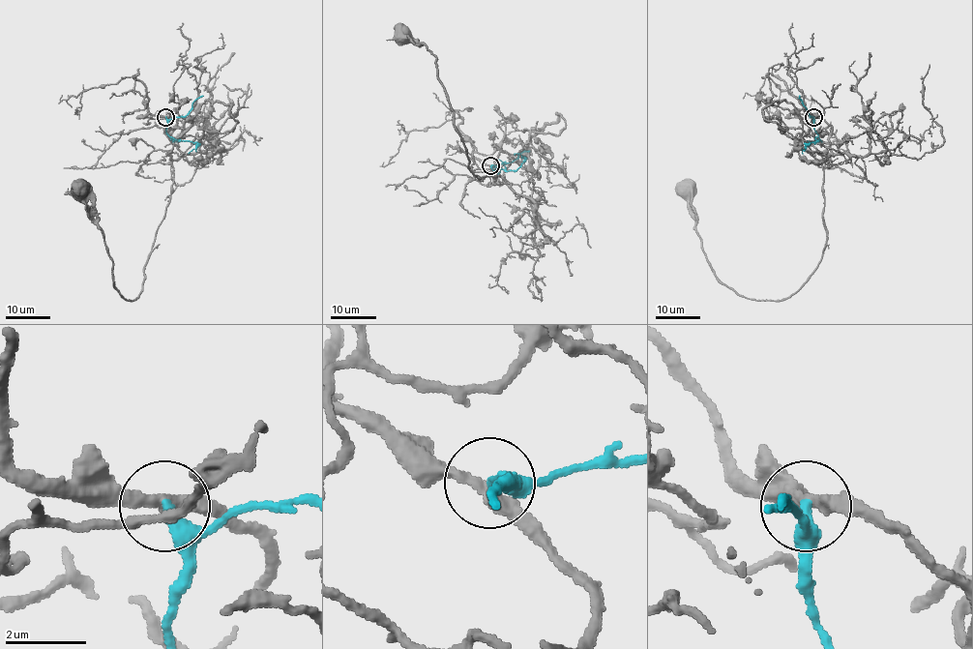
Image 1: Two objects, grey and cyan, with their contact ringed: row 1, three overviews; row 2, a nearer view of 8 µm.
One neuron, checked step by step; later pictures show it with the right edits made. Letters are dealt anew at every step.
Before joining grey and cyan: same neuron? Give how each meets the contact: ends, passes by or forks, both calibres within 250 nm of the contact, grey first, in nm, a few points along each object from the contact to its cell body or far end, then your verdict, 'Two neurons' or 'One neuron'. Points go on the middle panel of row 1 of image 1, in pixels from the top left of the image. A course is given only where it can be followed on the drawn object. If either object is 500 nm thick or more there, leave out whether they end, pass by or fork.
At the ring grey passes by. At the ring cyan passes by. Thickness 300 nm (grey) against 280 nm. Course of grey: (490, 165), (502, 179), (495, 182), (506, 184), (497, 174), (480, 179), (469, 169), (436, 58), (401, 35). Course of cyan: (490, 165), (493, 169), (497, 167), (515, 171), (524, 159), (519, 154), (514, 155). Two neurons

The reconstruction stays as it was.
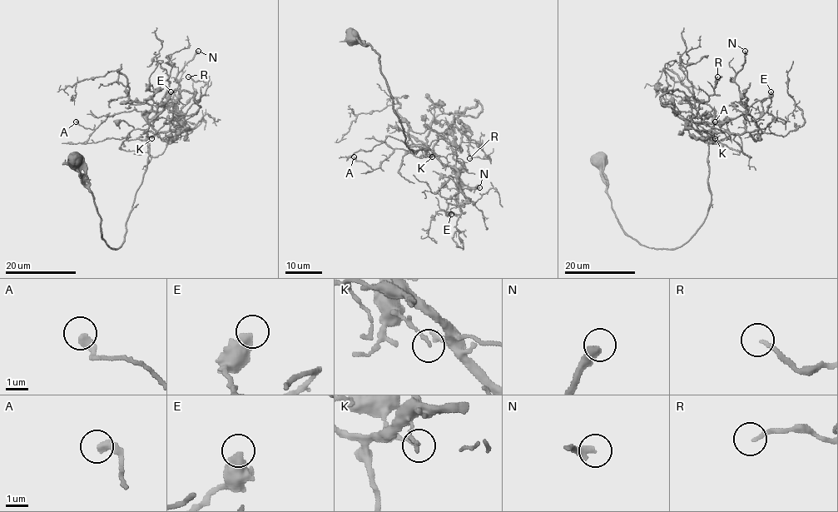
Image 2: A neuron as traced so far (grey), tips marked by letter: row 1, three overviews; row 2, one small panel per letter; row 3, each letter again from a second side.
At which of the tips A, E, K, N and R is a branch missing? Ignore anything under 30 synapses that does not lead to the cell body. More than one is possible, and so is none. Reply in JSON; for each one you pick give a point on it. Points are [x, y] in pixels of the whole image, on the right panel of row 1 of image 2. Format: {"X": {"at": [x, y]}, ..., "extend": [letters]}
{"N": {"at": [745, 51]}, "extend": ["N"]}

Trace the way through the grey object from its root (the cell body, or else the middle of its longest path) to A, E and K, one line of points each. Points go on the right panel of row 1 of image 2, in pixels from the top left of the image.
A: (600, 160), (620, 226), (649, 247), (676, 248), (709, 209), (715, 111), (707, 112), (727, 128), (715, 121)
E: (600, 160), (620, 226), (649, 247), (676, 248), (709, 209), (707, 138), (755, 131), (771, 91)
K: (600, 160), (620, 226), (649, 247), (676, 248), (711, 202), (708, 142), (691, 117), (715, 138)

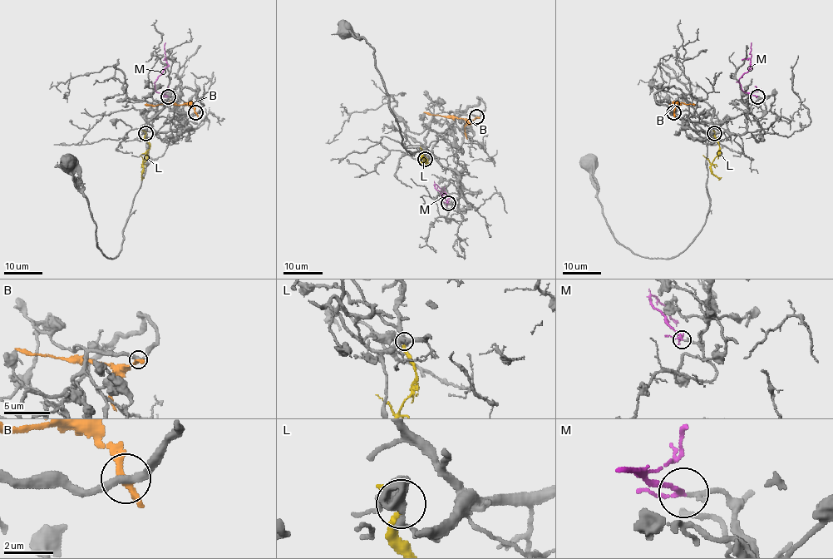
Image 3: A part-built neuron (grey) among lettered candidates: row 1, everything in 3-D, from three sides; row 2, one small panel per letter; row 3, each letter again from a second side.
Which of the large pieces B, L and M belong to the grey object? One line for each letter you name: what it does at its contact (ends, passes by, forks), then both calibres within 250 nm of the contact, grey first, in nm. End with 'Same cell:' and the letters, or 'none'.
M: it passes by; 200 nm thick on the grey side, 150 nm on the other
Same cell: M

